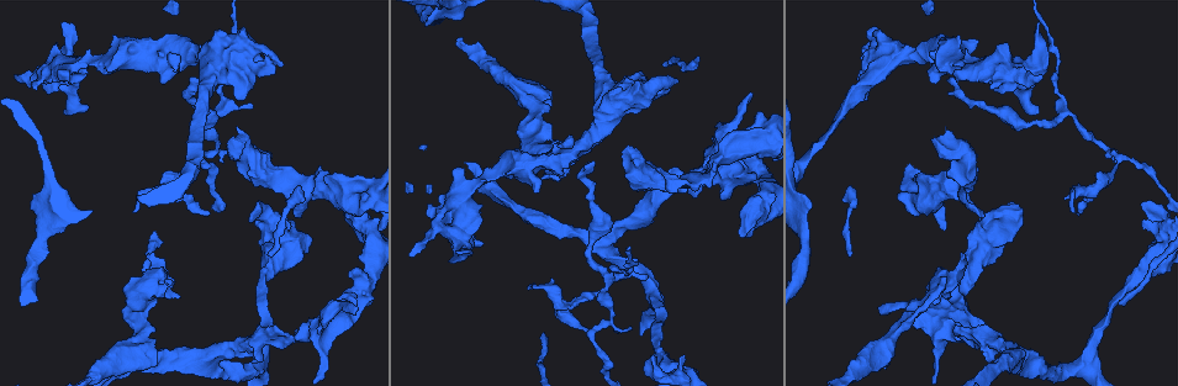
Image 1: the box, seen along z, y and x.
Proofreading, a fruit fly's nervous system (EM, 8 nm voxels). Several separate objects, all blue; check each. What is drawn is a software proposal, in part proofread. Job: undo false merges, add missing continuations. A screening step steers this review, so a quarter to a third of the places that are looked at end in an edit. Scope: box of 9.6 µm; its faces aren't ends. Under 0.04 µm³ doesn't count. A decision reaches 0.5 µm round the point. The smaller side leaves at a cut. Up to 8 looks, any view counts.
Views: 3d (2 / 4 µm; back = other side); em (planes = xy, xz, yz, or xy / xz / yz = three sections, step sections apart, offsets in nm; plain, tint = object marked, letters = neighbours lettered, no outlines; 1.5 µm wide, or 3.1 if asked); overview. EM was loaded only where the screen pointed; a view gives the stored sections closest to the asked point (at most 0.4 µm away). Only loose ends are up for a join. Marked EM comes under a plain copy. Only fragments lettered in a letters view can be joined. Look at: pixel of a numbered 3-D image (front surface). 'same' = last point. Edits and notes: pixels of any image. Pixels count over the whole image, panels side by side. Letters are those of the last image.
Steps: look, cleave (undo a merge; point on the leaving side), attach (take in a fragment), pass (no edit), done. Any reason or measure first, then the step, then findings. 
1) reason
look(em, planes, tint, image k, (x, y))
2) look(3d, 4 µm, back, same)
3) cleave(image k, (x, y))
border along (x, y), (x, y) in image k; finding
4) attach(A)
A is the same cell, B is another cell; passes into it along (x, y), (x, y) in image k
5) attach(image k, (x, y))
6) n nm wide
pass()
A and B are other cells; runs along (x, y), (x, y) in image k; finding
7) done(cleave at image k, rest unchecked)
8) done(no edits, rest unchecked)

four arms meet
look(3d, 4 µm, image 1, (359, 196))

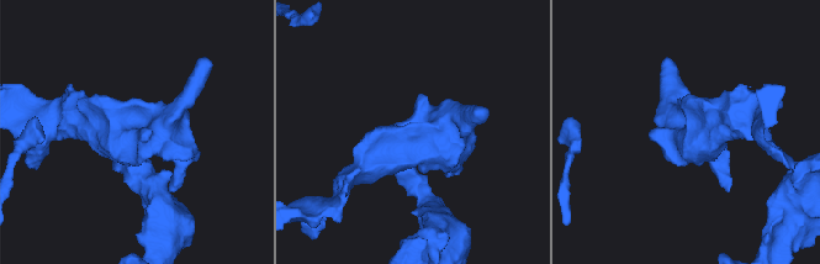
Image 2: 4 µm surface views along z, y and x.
look(em, yz, step 8, tint, image 2, (420, 142))

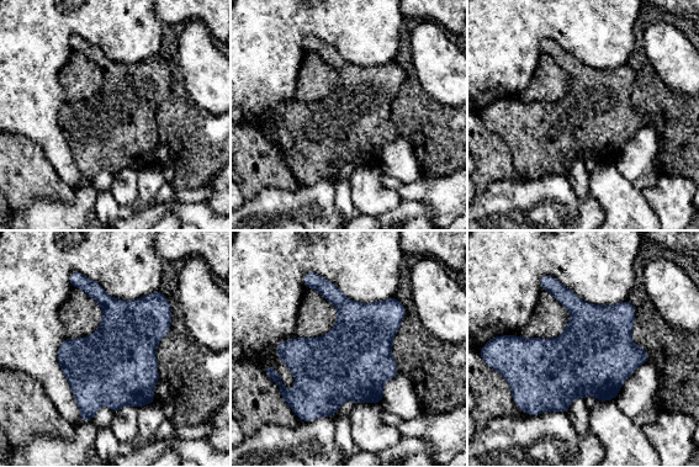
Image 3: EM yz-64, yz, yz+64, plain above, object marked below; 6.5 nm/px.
look(em, planes, letters, same)

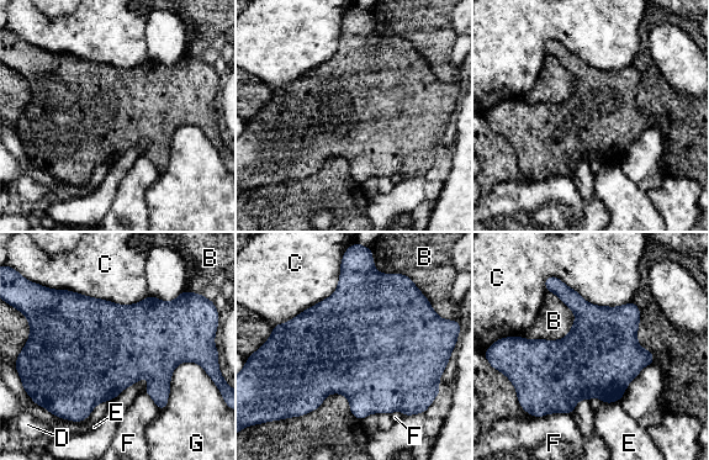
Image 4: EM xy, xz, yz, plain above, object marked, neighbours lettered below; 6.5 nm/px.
pass()
B, C, D, E, F and G are other cells; all the same cell

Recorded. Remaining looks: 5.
an open end
look(3d, 2 µm, image 1, (357, 308))

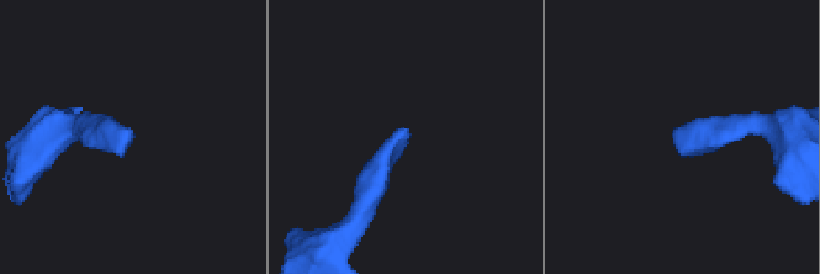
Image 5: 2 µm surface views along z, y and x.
now the EM
look(em, planes, tint, image 5, (402, 127))

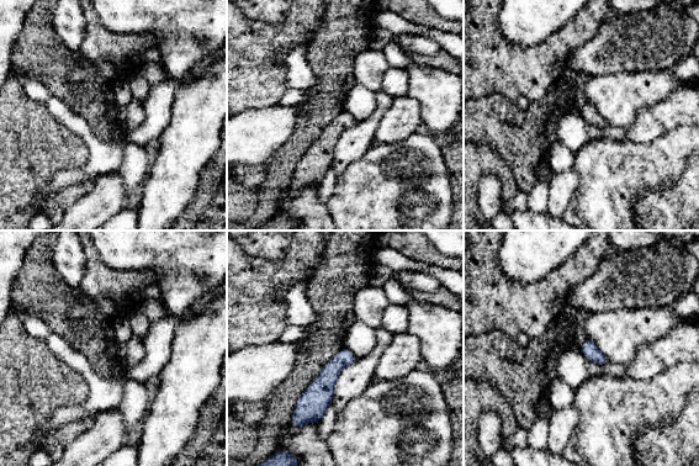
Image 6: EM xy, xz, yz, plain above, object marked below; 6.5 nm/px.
look(em, planes, letters, same)

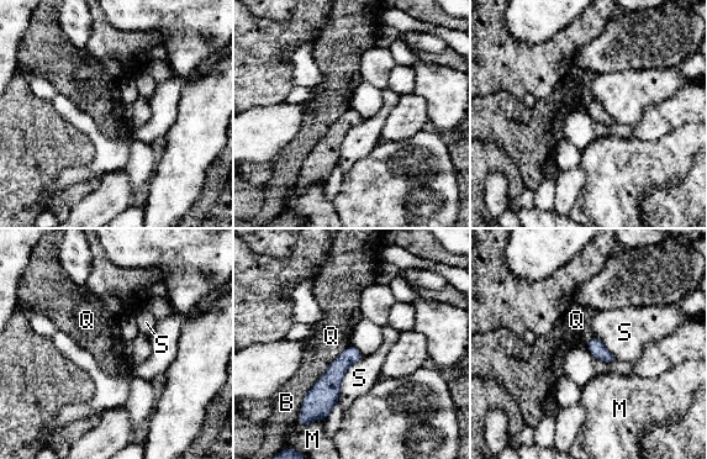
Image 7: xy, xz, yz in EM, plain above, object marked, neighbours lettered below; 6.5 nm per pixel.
pass()
B, M, Q and S are other cells; border along (351, 344), (328, 365), (306, 394) in image 7; no lettered fragment goes on from it

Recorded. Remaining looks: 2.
look(em, planes, tint, image 1, (725, 197))

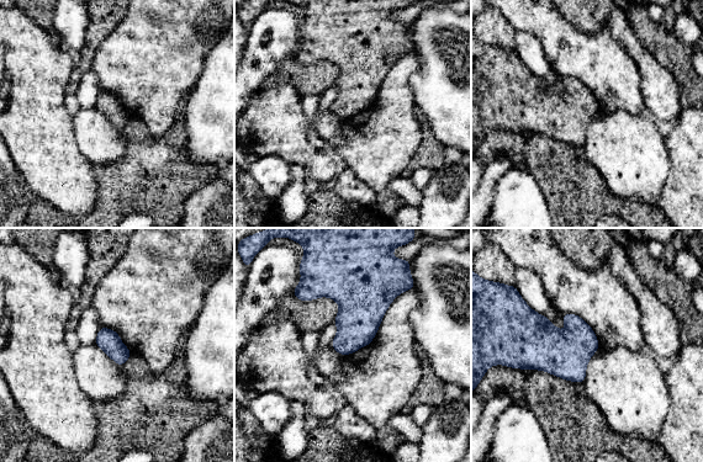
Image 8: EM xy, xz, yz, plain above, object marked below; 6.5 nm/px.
what lies round it
look(em, planes, letters, same)

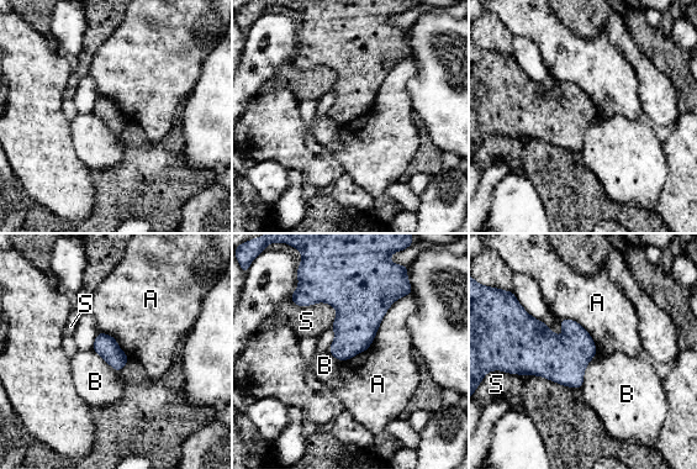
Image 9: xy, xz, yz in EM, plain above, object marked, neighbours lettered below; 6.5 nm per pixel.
A touches over 650 nm
pass()
A, B and S are other cells; none of them fits

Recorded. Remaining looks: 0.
done(no edits, rest unchecked)

